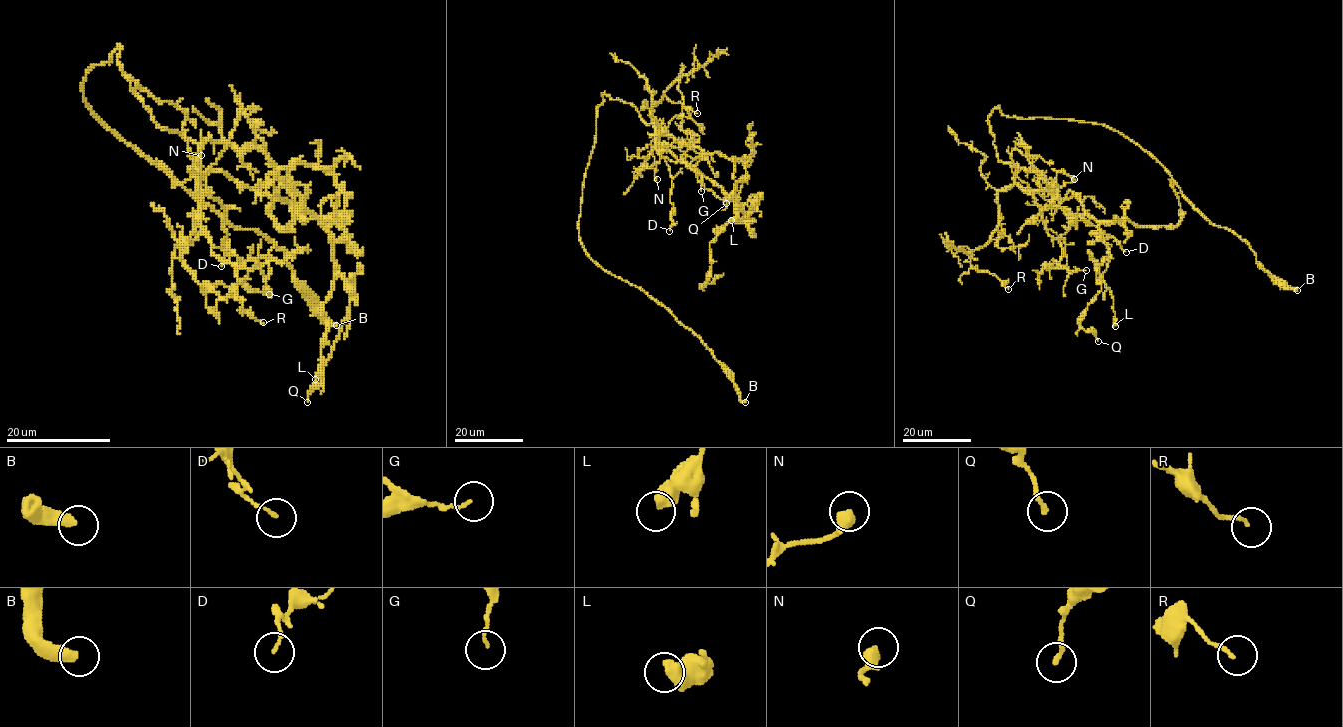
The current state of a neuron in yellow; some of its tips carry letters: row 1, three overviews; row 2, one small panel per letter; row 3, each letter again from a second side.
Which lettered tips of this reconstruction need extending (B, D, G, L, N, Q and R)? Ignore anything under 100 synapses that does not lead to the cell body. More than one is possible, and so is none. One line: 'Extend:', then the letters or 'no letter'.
Extend: B

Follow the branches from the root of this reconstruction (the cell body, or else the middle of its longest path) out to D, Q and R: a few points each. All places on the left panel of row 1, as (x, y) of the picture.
D: (111, 60), (120, 48), (119, 69), (152, 119), (200, 146), (200, 194), (216, 198), (225, 210), (221, 266)
Q: (111, 60), (200, 146), (201, 176), (274, 174), (328, 232), (307, 402)
R: (111, 60), (120, 48), (119, 69), (152, 119), (200, 146), (200, 227), (237, 269), (234, 295), (263, 322)

